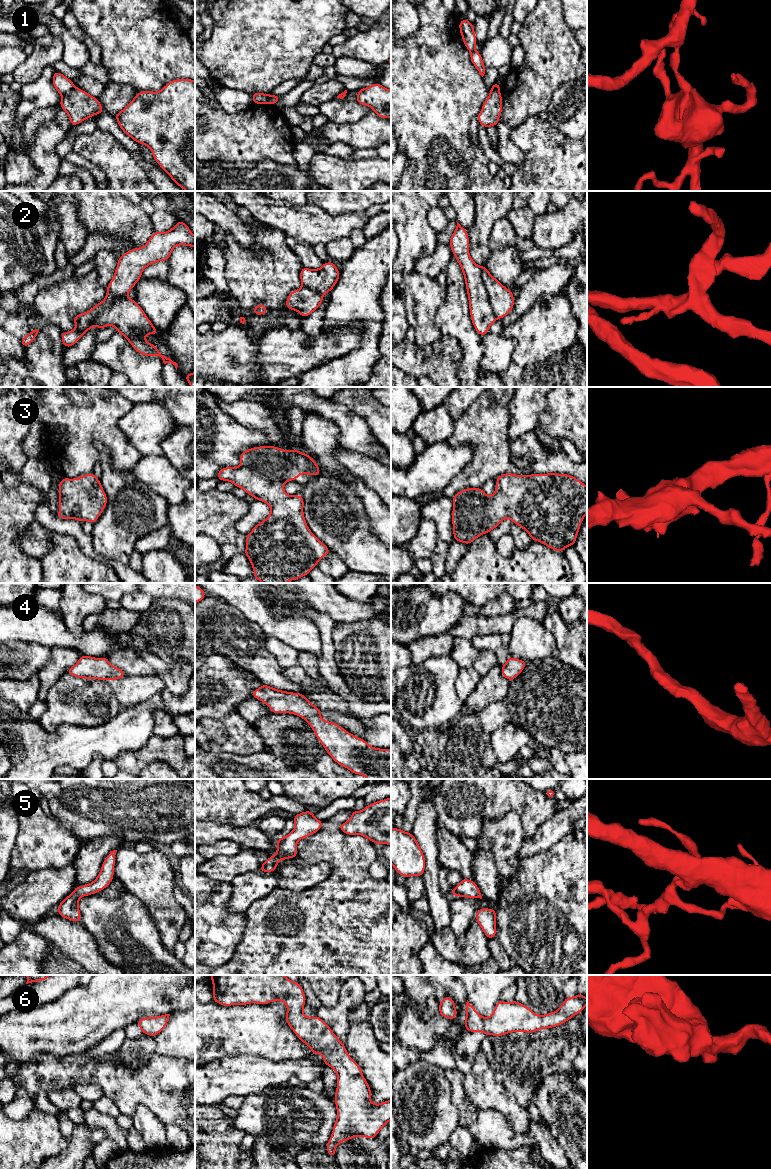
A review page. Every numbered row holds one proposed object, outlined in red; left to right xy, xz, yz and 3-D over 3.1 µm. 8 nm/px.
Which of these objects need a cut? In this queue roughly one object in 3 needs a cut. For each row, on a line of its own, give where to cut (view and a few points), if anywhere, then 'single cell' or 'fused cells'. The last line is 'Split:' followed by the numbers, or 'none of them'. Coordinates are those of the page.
1: cut in xy along (75, 87), (62, 96); fused cells
2: cut in yz along (480, 266), (483, 286), (492, 311), (497, 318); fused cells
3: no cut; single cell
4: no cut; single cell
5: no cut; single cell
6: no cut; single cell
Split: 1, 2

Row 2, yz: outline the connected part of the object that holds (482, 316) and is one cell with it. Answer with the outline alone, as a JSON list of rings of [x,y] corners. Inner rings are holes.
[[[458,222],[449,245],[464,275],[471,321],[476,332],[484,337],[497,318],[483,284],[481,266],[477,265],[469,254],[467,230]]]

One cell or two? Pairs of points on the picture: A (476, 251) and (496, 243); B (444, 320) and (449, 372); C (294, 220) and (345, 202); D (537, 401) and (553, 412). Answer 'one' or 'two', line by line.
A: two
B: two
C: two
D: two

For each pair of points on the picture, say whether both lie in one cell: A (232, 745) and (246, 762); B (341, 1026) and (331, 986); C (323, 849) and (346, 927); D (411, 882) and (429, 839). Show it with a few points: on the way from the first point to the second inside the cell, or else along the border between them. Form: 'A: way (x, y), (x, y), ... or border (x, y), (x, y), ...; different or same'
A: border (263, 750), (247, 754), (217, 753); different
B: border (341, 985), (337, 1001); different
C: way (342, 868), (346, 872), (346, 908); same
D: border (422, 877), (425, 888); different

